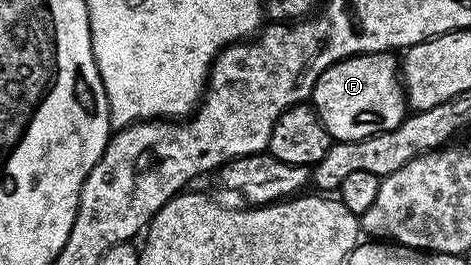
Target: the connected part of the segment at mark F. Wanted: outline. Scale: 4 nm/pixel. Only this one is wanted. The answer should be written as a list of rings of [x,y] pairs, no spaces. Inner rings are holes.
[[[391,52],[358,54],[325,68],[310,101],[327,133],[337,142],[361,140],[397,128],[409,113],[401,81],[401,66]]]

